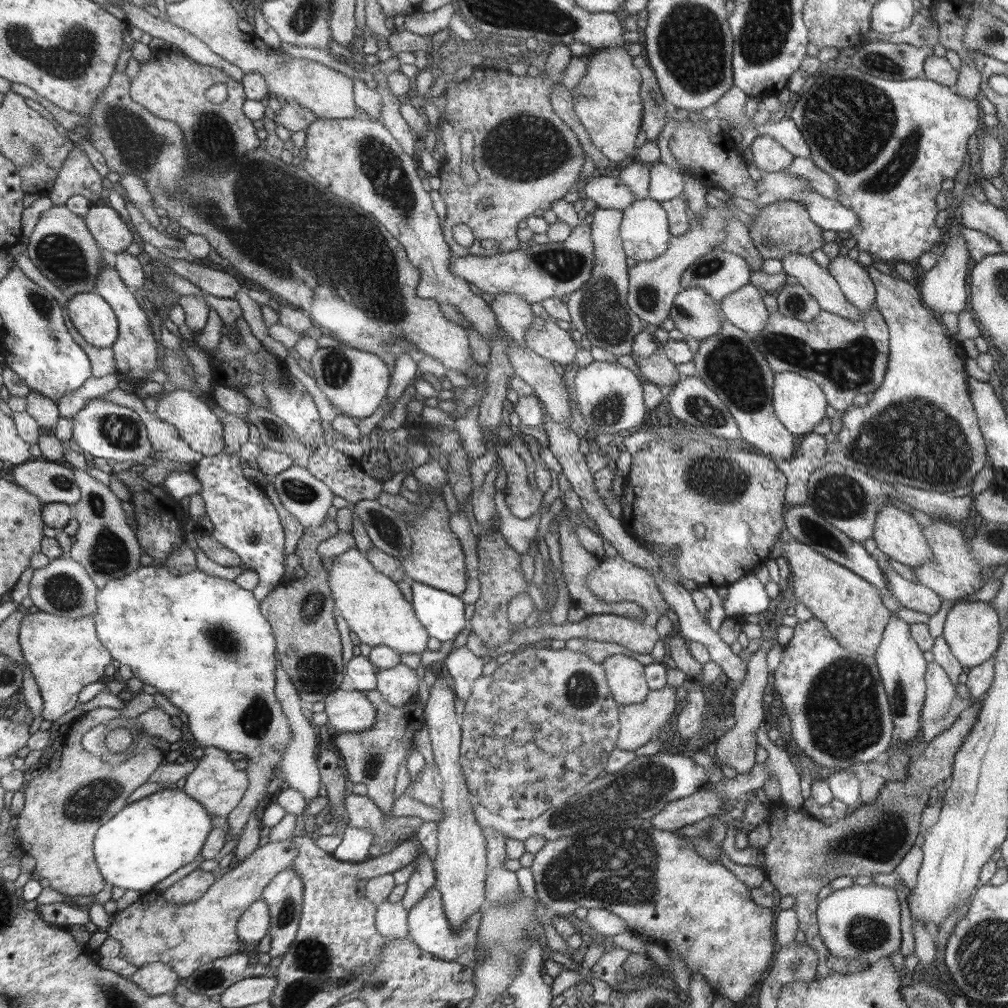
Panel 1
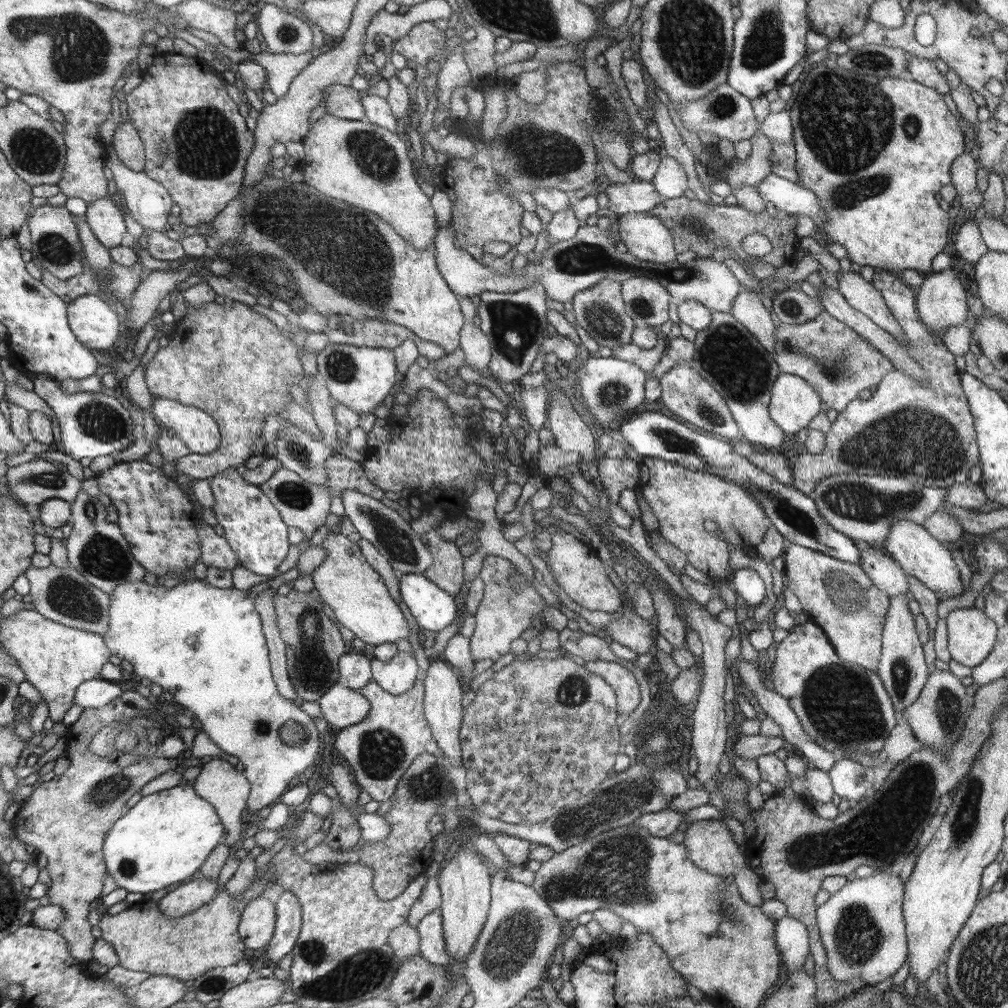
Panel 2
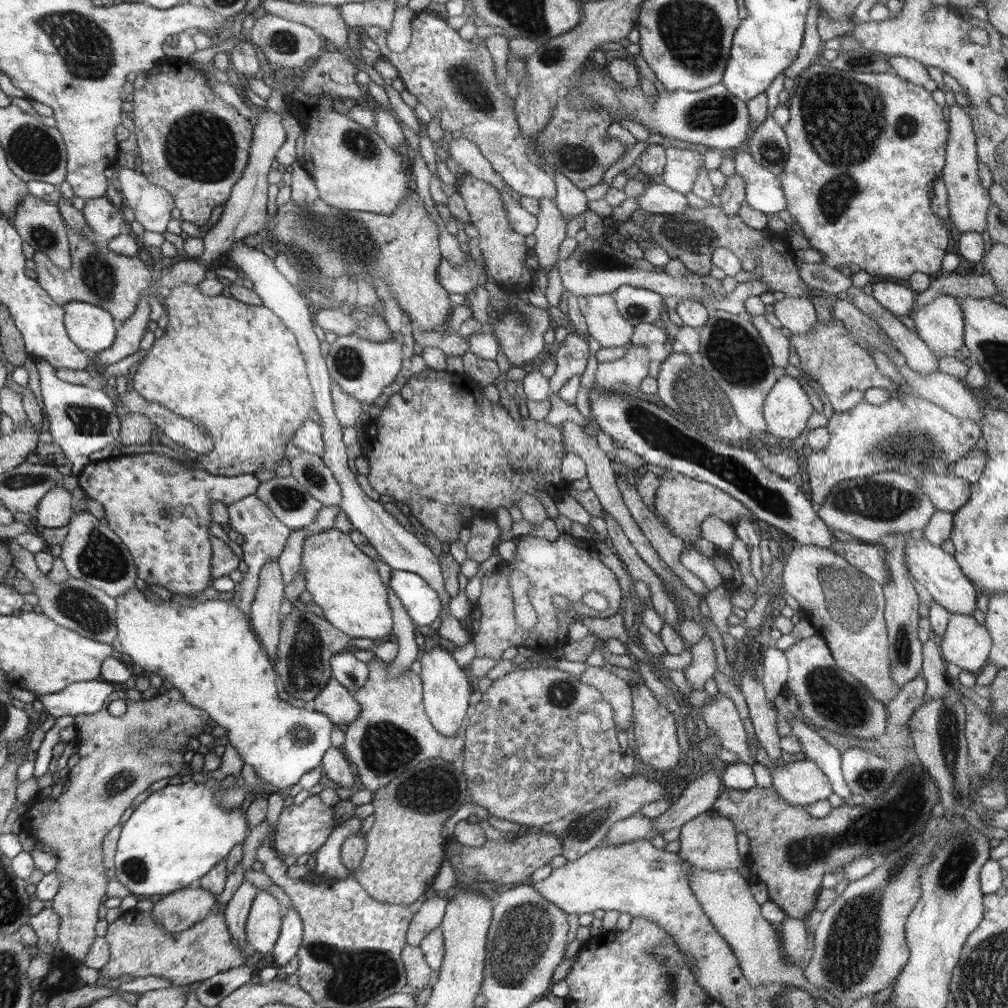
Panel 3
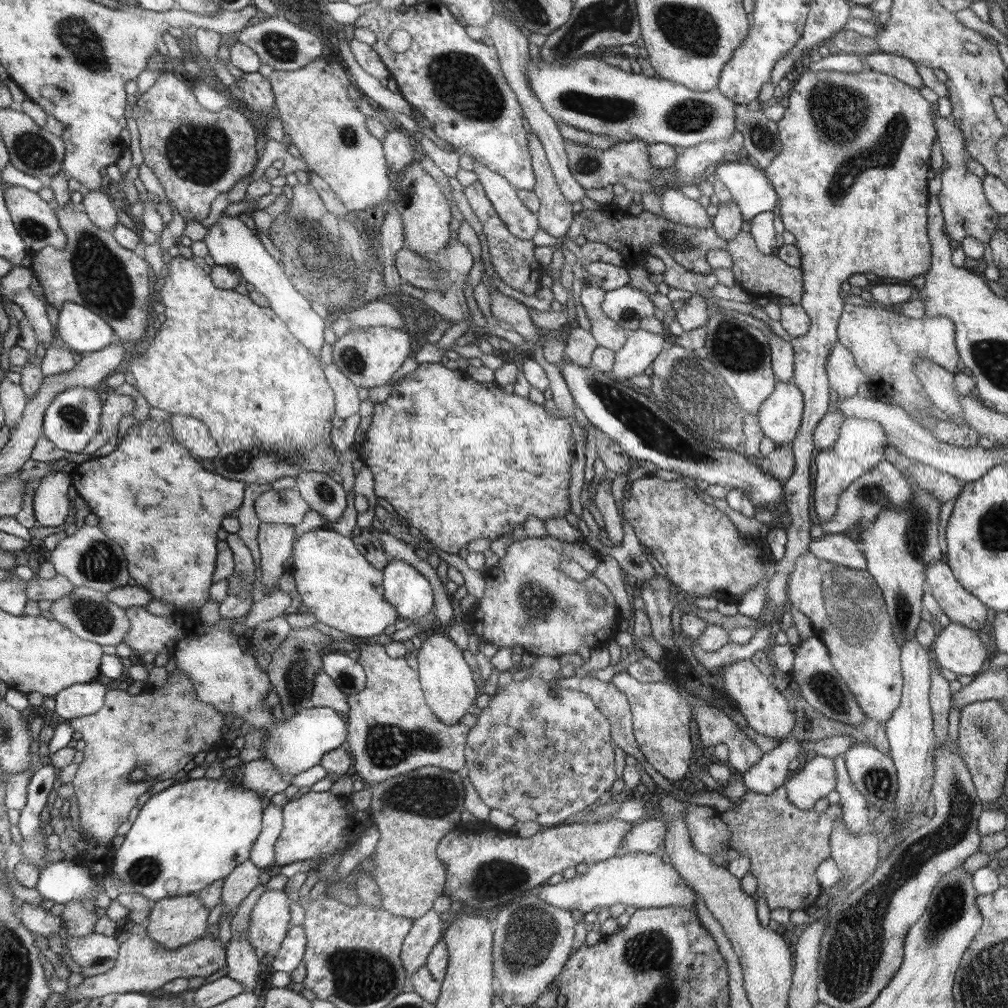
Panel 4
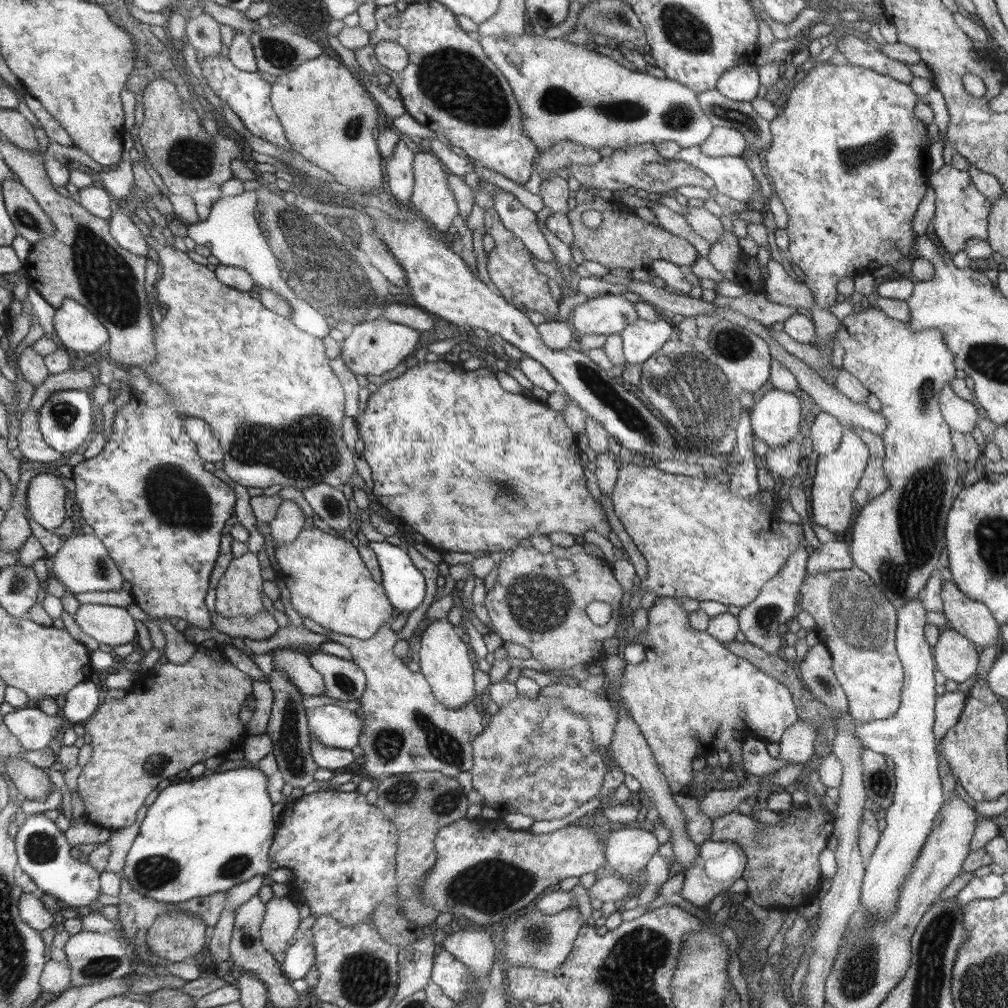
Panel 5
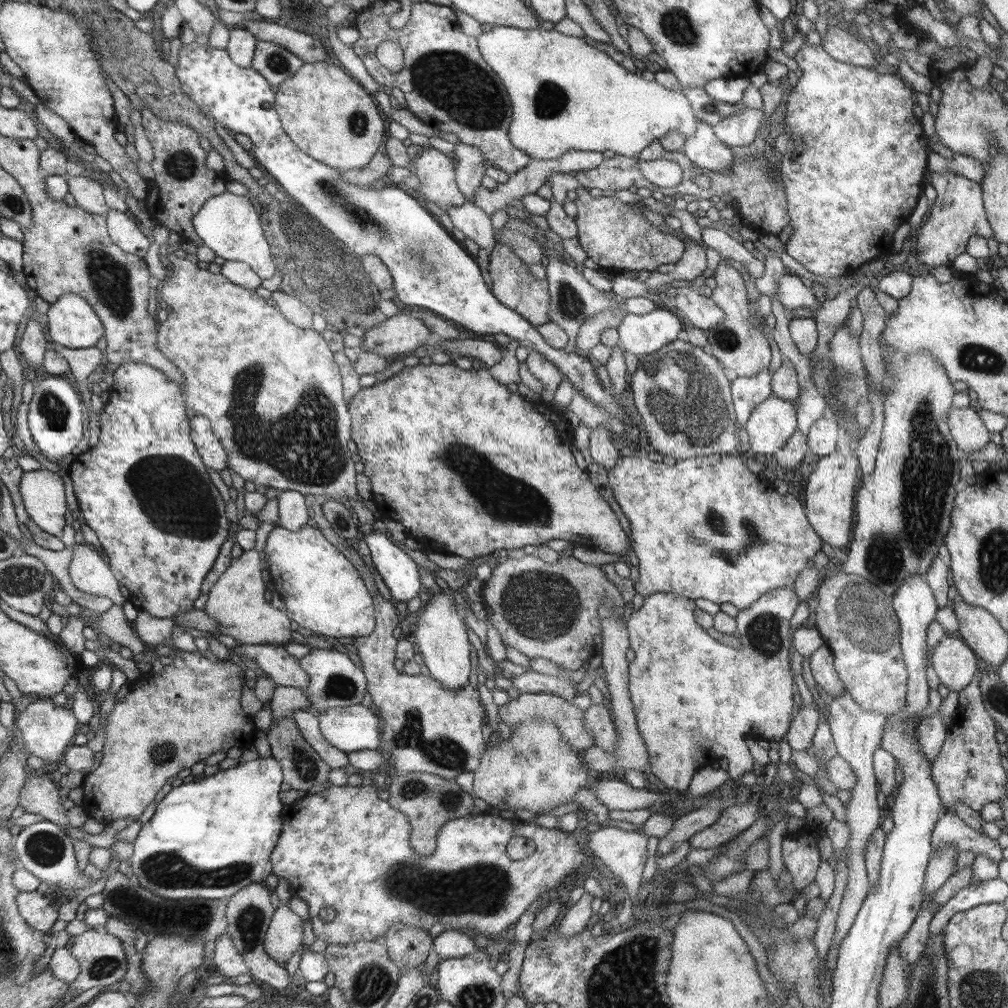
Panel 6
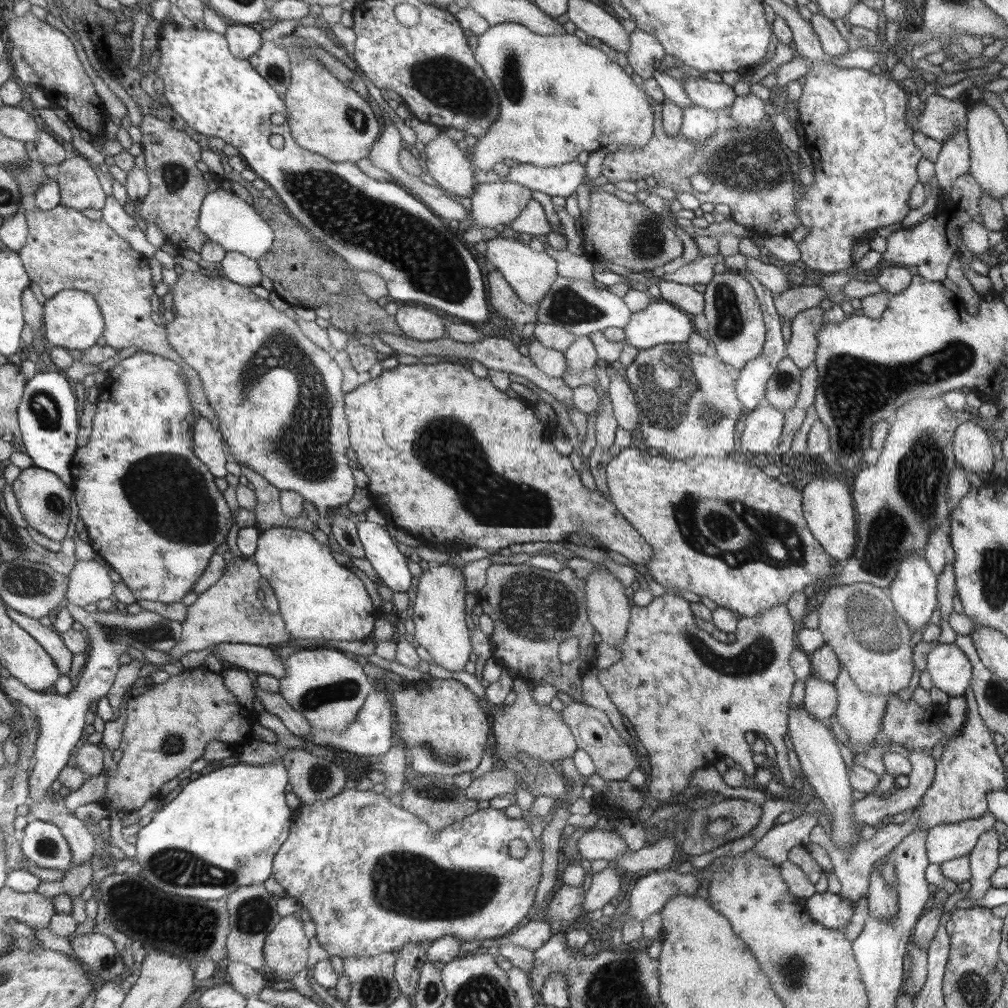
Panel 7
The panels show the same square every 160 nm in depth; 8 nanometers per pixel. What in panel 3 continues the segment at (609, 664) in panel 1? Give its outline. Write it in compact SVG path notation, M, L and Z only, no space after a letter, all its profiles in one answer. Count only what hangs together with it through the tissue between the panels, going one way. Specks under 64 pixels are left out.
M586 666L579 675L582 683L597 688L604 696L605 703L613 706L615 723L622 731L626 731L631 724L631 690L629 686L619 680L619 677L609 673L608 669L599 666Z

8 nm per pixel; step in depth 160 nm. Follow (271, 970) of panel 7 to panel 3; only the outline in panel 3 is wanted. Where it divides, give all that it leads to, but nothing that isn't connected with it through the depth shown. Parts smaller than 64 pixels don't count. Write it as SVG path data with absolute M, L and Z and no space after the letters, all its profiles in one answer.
M258 890L252 900L245 931L248 946L261 954L272 952L279 934L279 904L271 894Z

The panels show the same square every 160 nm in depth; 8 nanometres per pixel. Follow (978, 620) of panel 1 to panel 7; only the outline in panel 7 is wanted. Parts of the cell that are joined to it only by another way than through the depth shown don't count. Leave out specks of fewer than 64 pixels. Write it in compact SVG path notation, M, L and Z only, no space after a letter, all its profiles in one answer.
M934 643L926 656L926 670L932 686L947 697L961 697L971 682L971 663L960 647Z

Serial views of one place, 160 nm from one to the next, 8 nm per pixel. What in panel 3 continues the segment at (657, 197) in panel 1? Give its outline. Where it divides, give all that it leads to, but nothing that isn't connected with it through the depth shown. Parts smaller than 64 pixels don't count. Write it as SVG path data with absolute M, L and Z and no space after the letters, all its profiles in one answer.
M670 146L664 152L665 167L657 180L675 192L687 194L692 189L698 170L704 166L703 155Z

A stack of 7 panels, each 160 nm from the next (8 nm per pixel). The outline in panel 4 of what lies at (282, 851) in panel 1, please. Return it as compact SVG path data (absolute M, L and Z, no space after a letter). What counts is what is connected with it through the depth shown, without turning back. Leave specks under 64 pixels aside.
M149 920L143 924L134 923L134 926L127 931L126 926L124 931L118 931L115 935L120 940L120 953L115 968L107 974L84 979L80 985L71 987L66 992L66 998L75 1004L85 998L92 1000L108 994L159 990L177 978L211 976L228 964L228 950L219 941L215 930L210 931L197 942L177 950L169 950L149 936L148 926Z

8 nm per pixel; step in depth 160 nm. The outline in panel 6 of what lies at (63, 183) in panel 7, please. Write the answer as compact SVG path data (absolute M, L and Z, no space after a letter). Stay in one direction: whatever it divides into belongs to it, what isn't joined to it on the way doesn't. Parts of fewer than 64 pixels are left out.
M68 174L70 194L75 198L77 205L91 214L105 215L109 213L109 206L105 204L103 186L95 180L80 174Z

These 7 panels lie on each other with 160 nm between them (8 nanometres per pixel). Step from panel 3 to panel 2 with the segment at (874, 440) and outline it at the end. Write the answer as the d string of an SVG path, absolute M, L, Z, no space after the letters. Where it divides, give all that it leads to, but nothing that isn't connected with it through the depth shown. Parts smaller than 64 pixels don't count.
M875 270L870 282L880 291L908 338L908 344L903 346L907 356L922 368L926 378L916 380L893 368L871 391L869 399L854 398L837 413L836 420L824 434L824 447L819 454L807 452L801 442L793 462L793 486L804 495L808 495L821 478L839 473L878 474L906 478L929 488L945 488L967 481L969 470L978 464L975 419L955 367L955 358L945 348L941 335L927 332L917 320L915 296L907 285L903 286L890 273L880 270Z

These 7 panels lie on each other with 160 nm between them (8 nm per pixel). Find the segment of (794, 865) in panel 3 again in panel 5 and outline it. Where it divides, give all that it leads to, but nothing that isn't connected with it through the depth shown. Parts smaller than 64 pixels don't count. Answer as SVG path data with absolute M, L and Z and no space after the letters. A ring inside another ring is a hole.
M807 806L790 808L789 812L778 812L783 821L774 825L756 823L736 810L711 821L708 840L712 842L735 842L746 854L746 865L742 878L747 886L747 902L762 908L781 906L799 908L815 899L819 882L818 854L832 834L832 815L827 809L813 811ZM769 880L776 880L777 887L770 889Z

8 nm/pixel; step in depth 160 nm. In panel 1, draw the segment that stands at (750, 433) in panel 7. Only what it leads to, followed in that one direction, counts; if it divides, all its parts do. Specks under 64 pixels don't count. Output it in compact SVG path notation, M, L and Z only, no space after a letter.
M789 372L776 373L772 384L772 409L784 427L794 436L811 432L825 416L824 391L812 379Z

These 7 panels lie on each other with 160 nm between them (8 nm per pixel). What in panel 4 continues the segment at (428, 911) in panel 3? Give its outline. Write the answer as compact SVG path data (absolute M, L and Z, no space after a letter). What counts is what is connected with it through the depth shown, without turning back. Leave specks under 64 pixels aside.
M429 910L423 916L412 920L412 928L408 930L399 954L407 978L426 964L426 958L440 938L439 913Z

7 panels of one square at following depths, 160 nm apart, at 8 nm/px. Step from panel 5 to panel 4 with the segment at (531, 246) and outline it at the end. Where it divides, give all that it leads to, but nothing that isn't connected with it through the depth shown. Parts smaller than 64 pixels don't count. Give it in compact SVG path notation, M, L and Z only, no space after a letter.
M472 162L471 169L477 177L476 180L484 187L488 201L492 203L496 214L512 236L531 241L539 228L537 218L519 200L516 188L502 176L475 162Z

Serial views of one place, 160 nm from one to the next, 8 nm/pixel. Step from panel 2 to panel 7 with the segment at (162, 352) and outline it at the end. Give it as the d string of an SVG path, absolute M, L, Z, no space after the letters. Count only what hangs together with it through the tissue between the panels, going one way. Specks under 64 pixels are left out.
M192 270L184 271L177 279L174 286L169 288L173 294L173 310L175 320L171 321L166 327L169 331L169 340L173 348L189 364L195 368L203 379L205 390L214 409L218 412L222 424L222 434L228 443L227 452L231 459L239 465L244 464L250 469L257 471L267 482L270 482L277 490L291 491L300 494L307 502L311 502L318 510L321 517L327 515L326 511L338 508L340 504L347 504L353 496L355 485L351 478L351 468L347 466L345 450L349 448L350 440L347 440L348 421L344 414L344 392L341 392L342 374L340 368L332 360L327 351L321 350L319 346L311 344L297 328L295 320L291 316L287 318L285 314L273 310L267 300L257 298L255 294L249 292L249 287L238 285L231 282L227 276L219 277L216 275L204 276Z

